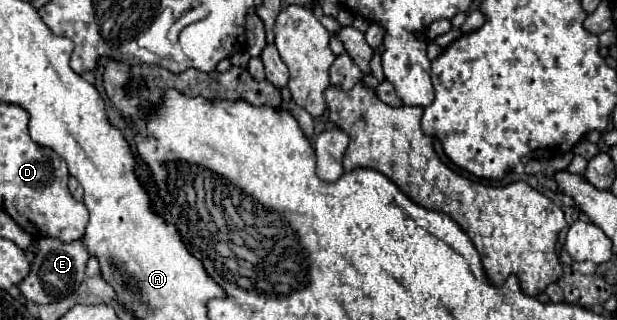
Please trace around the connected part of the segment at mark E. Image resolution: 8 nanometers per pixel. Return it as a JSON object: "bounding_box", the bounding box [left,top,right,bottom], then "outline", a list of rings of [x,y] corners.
{"bounding_box":[18,238,88,304],"outline":[[[38,238],[38,242],[40,242],[40,254],[36,254],[36,258],[32,260],[32,270],[28,278],[18,284],[18,288],[26,300],[32,300],[36,304],[52,304],[70,296],[76,290],[76,282],[78,286],[84,282],[86,278],[84,266],[88,260],[88,250],[80,240],[64,244],[56,238]]]}

